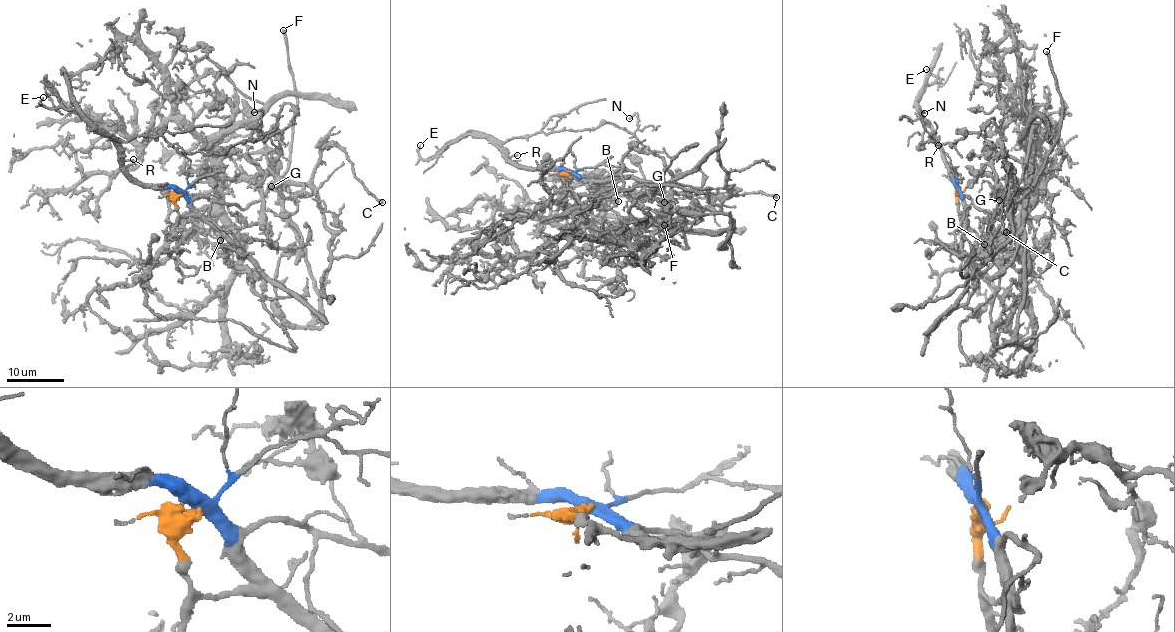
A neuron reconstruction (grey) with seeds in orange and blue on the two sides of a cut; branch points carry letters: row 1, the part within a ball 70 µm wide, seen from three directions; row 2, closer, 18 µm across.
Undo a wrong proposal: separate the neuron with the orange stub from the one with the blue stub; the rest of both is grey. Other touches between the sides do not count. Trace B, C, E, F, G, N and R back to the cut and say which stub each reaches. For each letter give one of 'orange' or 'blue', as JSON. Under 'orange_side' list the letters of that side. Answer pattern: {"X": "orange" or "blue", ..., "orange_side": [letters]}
{"B": "orange", "C": "orange", "E": "blue", "F": "blue", "G": "orange", "N": "blue", "R": "blue", "orange_side": ["B", "C", "G"]}

